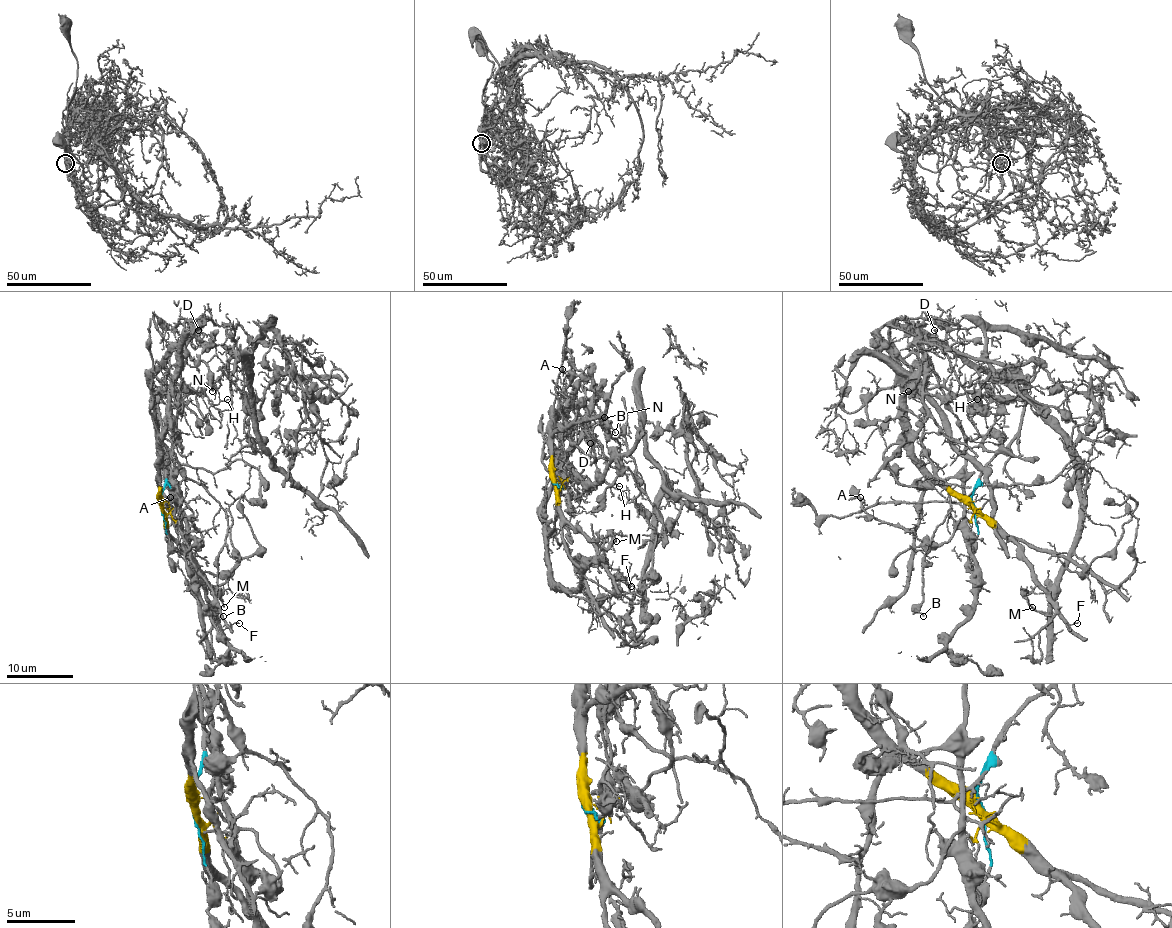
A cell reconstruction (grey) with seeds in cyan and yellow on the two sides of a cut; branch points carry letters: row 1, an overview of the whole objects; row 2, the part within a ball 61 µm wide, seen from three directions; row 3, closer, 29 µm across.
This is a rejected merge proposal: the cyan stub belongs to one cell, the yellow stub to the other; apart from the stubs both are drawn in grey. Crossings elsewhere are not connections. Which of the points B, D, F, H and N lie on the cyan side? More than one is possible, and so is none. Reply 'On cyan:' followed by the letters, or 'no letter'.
On cyan: B, D, H

